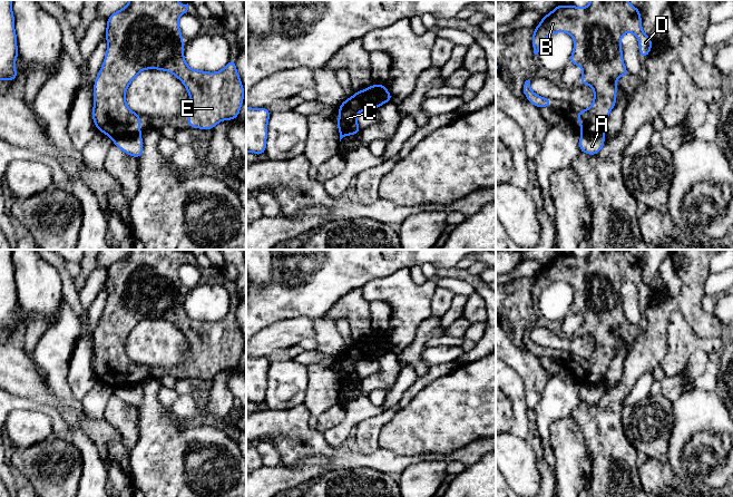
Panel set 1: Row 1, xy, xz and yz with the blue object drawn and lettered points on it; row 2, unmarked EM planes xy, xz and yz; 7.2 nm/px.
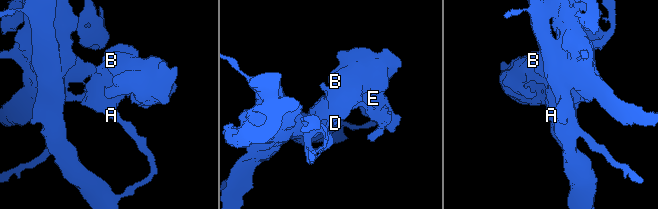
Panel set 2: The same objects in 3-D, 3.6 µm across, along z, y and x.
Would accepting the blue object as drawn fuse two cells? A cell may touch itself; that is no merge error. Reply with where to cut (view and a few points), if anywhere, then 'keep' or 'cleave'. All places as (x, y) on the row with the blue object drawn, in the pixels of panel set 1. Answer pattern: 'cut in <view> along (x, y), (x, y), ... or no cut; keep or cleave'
cut in xy along (139, 132), (117, 135), (113, 139); cleave

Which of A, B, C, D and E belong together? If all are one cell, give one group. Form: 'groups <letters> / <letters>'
groups A / B C D E

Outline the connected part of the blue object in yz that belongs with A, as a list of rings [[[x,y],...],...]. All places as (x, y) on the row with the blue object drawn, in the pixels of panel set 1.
[[[581,130],[579,138],[579,150],[588,155],[597,155],[605,144],[604,134],[590,135]]]

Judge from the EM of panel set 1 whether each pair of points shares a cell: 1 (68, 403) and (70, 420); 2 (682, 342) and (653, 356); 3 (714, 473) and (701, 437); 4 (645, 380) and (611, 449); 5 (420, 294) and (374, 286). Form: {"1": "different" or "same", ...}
{"1": "same", "2": "different", "3": "same", "4": "different", "5": "same"}

